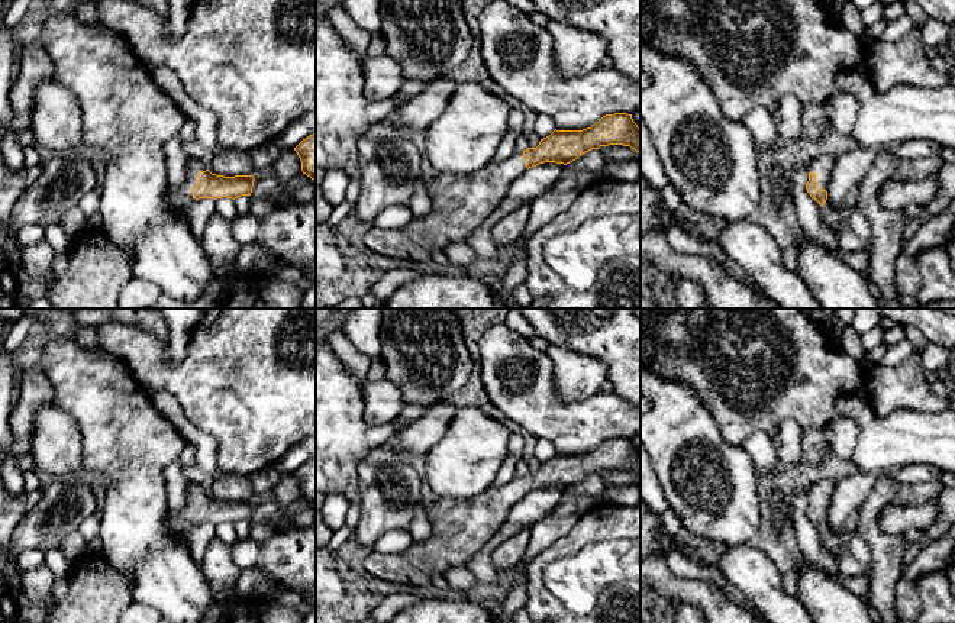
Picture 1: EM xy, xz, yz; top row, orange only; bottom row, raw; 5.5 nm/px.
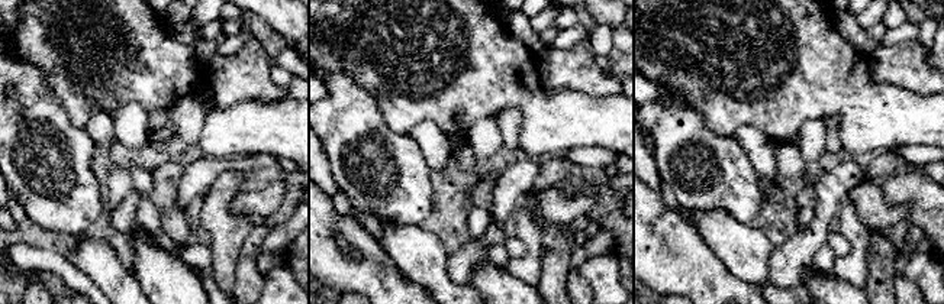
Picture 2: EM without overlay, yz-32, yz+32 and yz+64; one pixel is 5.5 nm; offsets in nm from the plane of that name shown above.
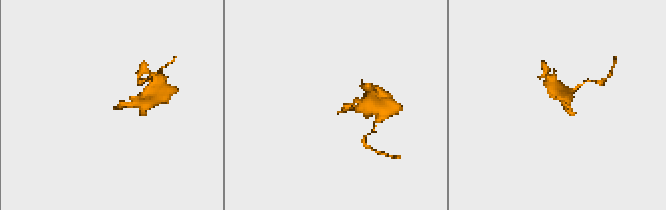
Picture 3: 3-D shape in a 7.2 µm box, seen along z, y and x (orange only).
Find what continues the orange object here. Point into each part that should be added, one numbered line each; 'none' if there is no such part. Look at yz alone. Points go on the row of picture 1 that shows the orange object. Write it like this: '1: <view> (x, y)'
1: yz (823, 165)

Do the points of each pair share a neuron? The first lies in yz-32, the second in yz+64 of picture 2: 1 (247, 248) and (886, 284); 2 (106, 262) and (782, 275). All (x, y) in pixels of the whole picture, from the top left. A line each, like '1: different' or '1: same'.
1: different
2: different

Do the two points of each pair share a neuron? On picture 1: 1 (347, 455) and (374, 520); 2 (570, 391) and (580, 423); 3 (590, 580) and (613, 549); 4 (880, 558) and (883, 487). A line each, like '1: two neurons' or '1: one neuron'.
1: two neurons
2: two neurons
3: one neuron
4: one neuron

